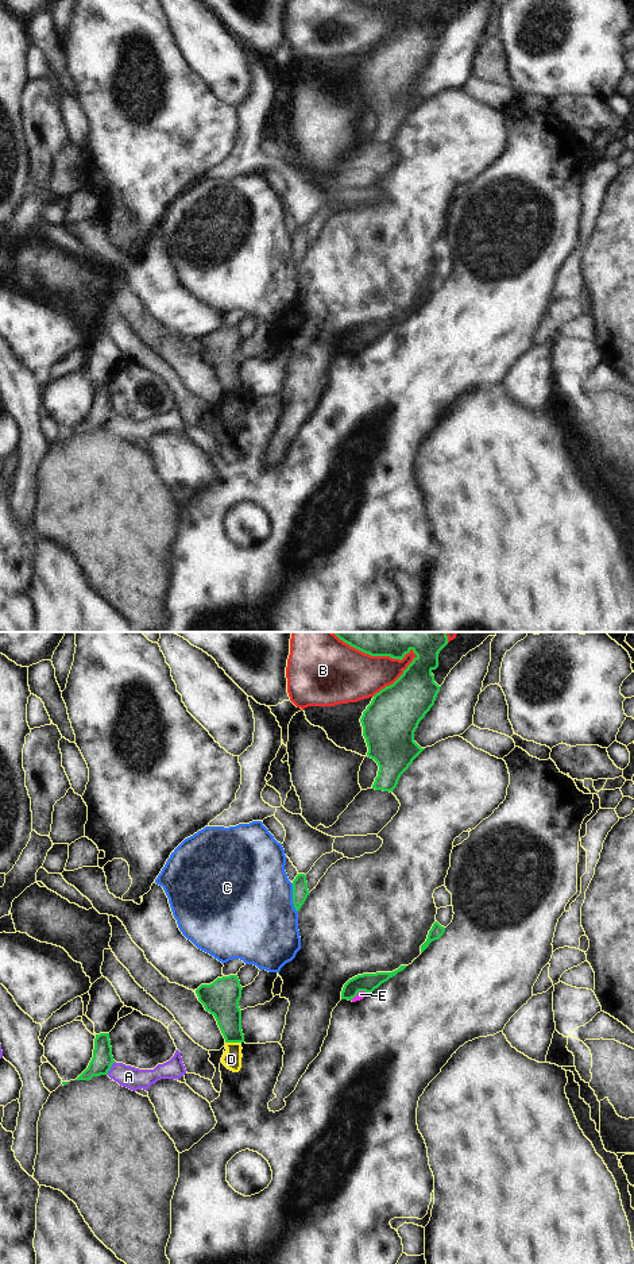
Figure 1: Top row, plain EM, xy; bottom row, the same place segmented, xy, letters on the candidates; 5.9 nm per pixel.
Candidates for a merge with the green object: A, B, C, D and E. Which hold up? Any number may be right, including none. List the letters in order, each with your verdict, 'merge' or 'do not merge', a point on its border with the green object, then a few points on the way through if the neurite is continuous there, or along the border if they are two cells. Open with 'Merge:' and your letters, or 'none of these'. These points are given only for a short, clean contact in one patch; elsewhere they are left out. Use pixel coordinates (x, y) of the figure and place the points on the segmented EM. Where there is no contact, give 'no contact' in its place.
Merge: none of these
A: do not merge; meets green in xy at (109, 1068)
B: do not merge; meets green in xy at (374, 655)
C: do not merge; meets green in xy at (293, 898)
D: do not merge; meets green in xy at (232, 1041); border along xy (225, 1041), (239, 1043)
E: do not merge; meets green in xy at (358, 991); border along xy (367, 993), (359, 991), (350, 999)

